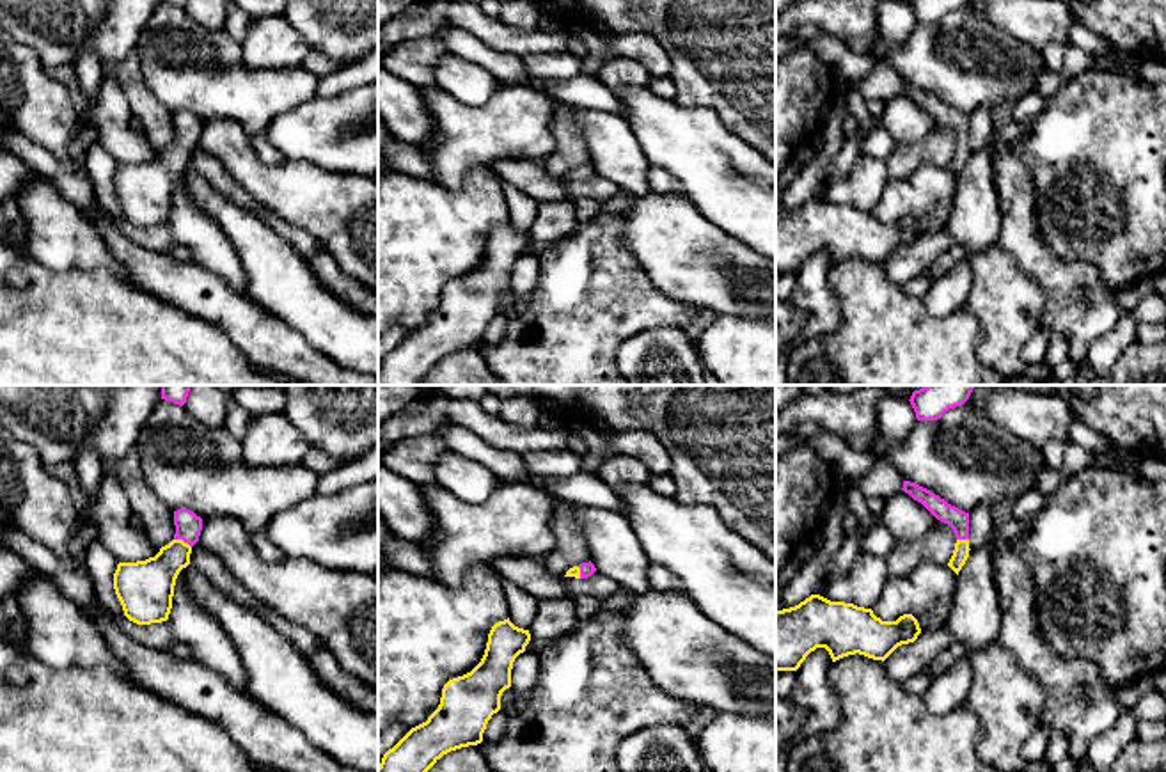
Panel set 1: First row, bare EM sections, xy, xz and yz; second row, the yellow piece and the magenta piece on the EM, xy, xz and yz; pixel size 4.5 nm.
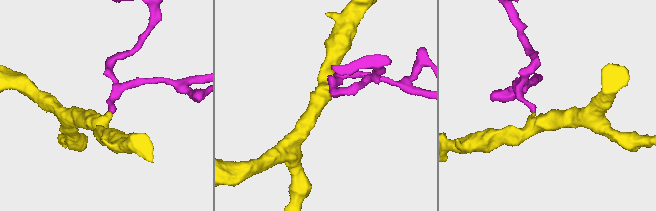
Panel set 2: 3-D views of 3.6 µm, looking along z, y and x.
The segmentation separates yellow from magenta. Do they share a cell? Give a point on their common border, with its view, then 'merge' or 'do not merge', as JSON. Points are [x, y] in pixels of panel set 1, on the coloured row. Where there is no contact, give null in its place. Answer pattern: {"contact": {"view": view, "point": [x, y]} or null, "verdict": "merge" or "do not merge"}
{"contact": {"view": "xy", "point": [183, 542]}, "verdict": "merge"}

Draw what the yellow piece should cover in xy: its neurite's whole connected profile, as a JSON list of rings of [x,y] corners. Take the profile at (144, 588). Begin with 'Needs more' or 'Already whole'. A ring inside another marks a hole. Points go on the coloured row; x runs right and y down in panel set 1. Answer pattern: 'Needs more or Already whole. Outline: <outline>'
Needs more. Outline: [[[181,508],[174,511],[174,525],[174,540],[154,557],[119,563],[114,573],[114,589],[124,616],[137,625],[169,619],[176,579],[190,564],[192,547],[202,531],[202,518]]]

